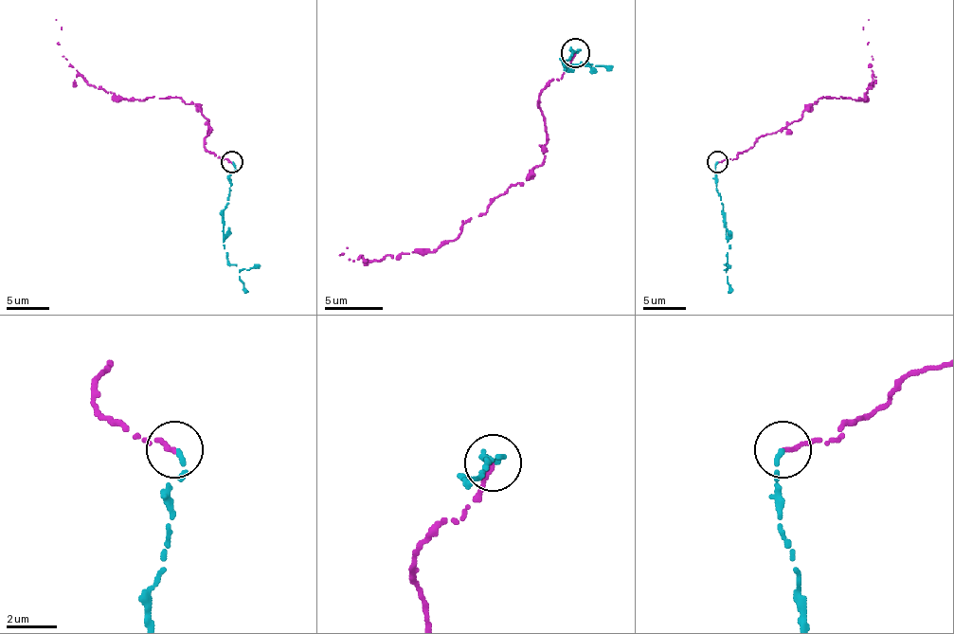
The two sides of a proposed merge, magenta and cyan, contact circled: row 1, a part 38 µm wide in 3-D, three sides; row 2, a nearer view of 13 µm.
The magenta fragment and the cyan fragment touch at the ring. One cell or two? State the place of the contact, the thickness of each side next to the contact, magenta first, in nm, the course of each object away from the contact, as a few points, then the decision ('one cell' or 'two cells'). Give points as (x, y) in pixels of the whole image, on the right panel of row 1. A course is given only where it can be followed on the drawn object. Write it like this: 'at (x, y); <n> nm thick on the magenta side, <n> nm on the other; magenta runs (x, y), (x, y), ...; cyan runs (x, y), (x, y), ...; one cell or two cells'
at (717, 162); 190 nm thick on the magenta side, 190 nm on the other; magenta runs (717, 162), (731, 160), (760, 136), (797, 121), (820, 98), (866, 98), (872, 57), (863, 27), (868, 20); cyan runs (717, 162), (714, 182), (729, 248), (726, 270), (731, 292); two cells

